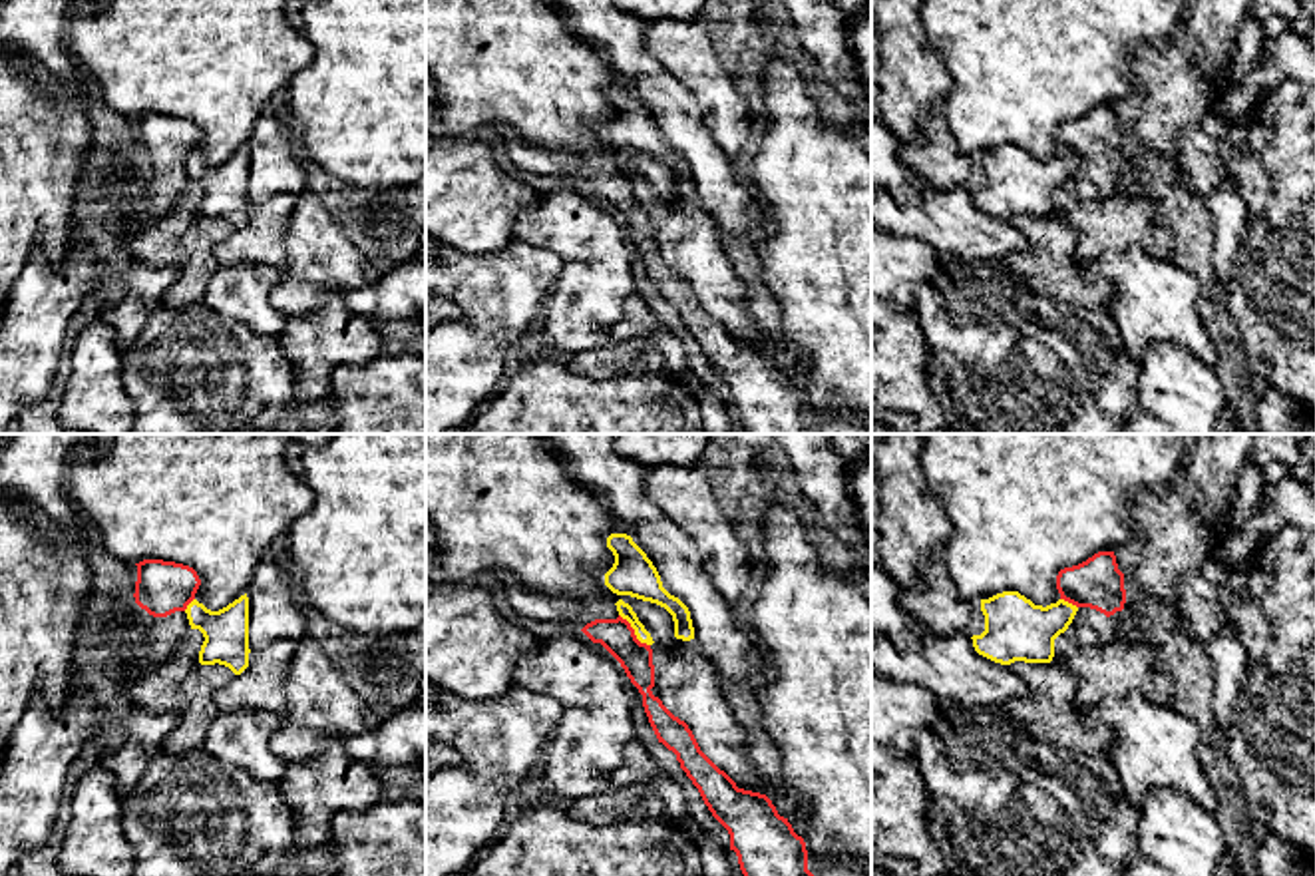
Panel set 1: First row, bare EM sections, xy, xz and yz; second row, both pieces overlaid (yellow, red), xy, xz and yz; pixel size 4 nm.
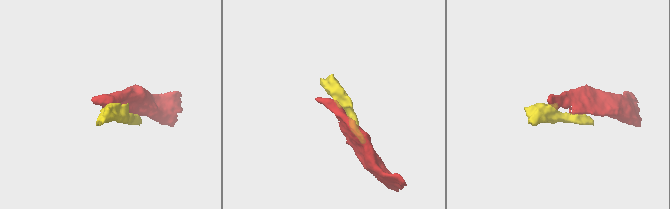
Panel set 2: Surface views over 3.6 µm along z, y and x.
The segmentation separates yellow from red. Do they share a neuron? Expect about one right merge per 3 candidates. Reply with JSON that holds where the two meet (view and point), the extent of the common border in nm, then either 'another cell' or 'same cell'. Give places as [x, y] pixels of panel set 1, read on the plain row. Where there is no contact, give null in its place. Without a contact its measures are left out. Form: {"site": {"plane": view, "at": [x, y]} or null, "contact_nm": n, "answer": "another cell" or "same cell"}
{"site": {"plane": "xz", "at": [635, 186]}, "contact_nm": 180, "answer": "another cell"}

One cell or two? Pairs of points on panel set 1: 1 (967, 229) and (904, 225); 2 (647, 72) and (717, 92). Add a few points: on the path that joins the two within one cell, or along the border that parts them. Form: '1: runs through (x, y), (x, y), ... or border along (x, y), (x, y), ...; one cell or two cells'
1: runs through (951, 225), (920, 225); one cell
2: border along (647, 52), (691, 92), (705, 124); two cells

